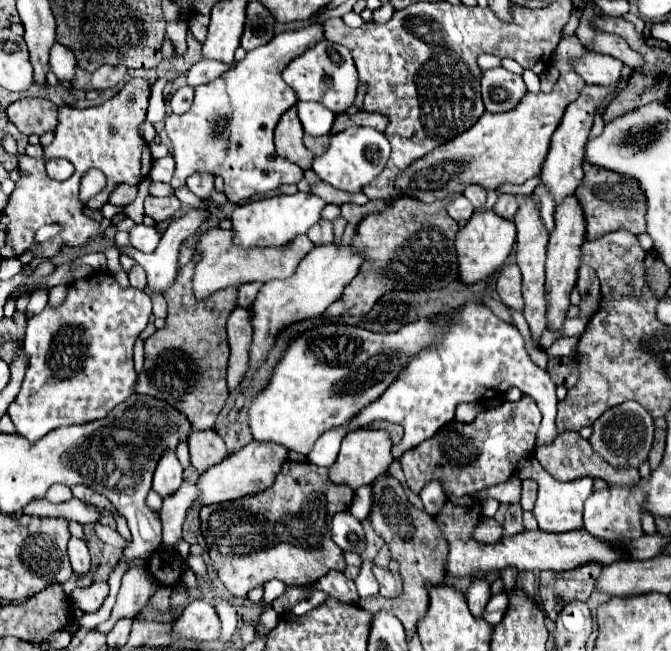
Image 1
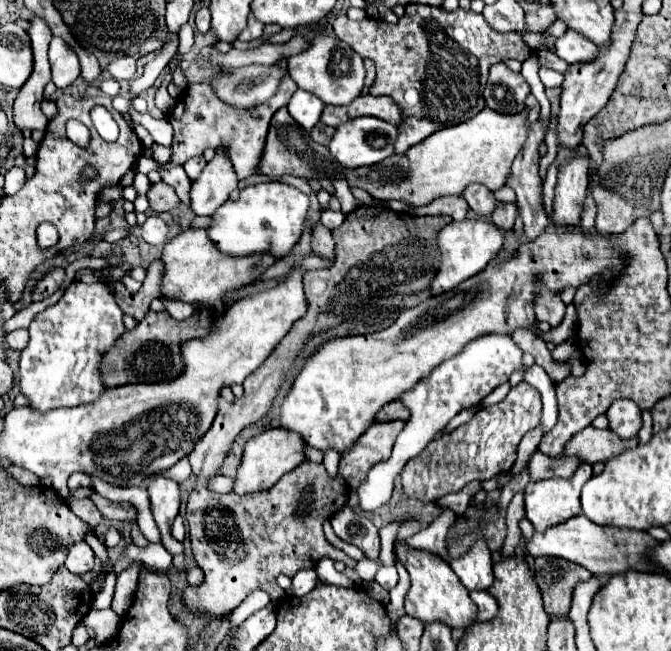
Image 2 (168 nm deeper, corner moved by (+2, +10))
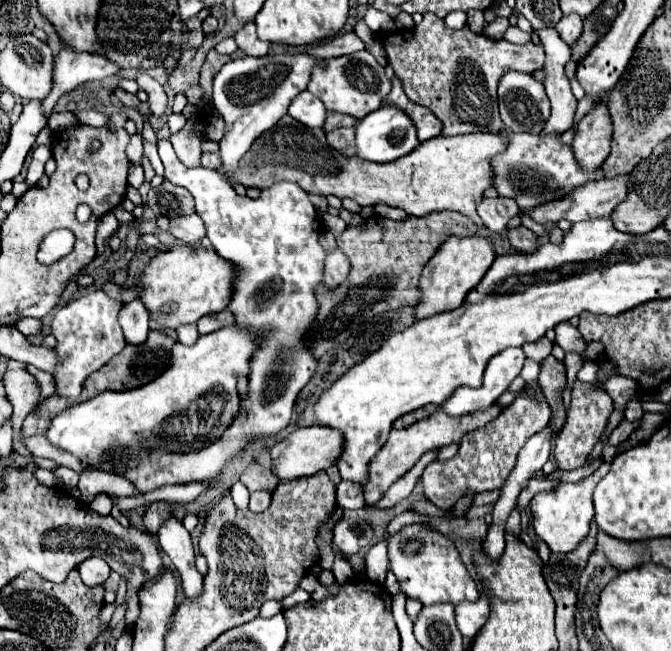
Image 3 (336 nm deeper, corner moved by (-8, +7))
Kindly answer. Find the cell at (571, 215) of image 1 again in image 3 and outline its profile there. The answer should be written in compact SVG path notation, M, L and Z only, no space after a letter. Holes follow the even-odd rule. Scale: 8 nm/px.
M605 103L591 107L589 113L579 121L573 139L573 151L585 171L595 171L603 165L605 157L609 155L611 131L611 117L607 115Z

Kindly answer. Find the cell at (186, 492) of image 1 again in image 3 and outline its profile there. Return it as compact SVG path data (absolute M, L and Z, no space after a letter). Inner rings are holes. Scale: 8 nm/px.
M237 481L237 483L231 487L231 495L233 495L235 507L247 509L247 503L249 503L249 491L247 491L247 487L245 487L241 481Z

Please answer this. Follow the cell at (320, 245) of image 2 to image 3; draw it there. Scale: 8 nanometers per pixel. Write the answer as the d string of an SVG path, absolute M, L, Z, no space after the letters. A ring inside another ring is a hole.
M339 249L331 251L325 259L325 279L323 279L325 287L329 291L337 289L347 279L347 275L349 275L349 259Z

